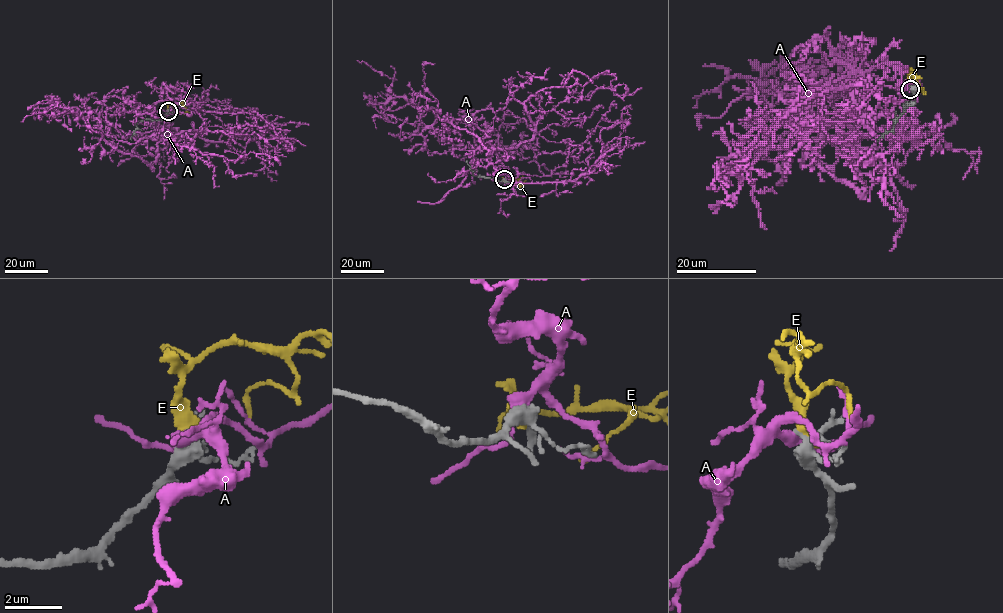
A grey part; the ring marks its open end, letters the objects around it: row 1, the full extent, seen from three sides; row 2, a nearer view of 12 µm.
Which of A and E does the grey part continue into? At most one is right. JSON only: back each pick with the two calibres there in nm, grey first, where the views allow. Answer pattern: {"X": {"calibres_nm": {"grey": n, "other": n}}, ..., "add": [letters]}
{"add": []}

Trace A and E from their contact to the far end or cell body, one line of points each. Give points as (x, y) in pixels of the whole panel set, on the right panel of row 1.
A: (912, 88), (856, 131), (863, 190), (804, 150), (775, 82), (729, 77), (695, 95), (693, 108)
E: (912, 87), (910, 78), (915, 74), (914, 79), (921, 91)

